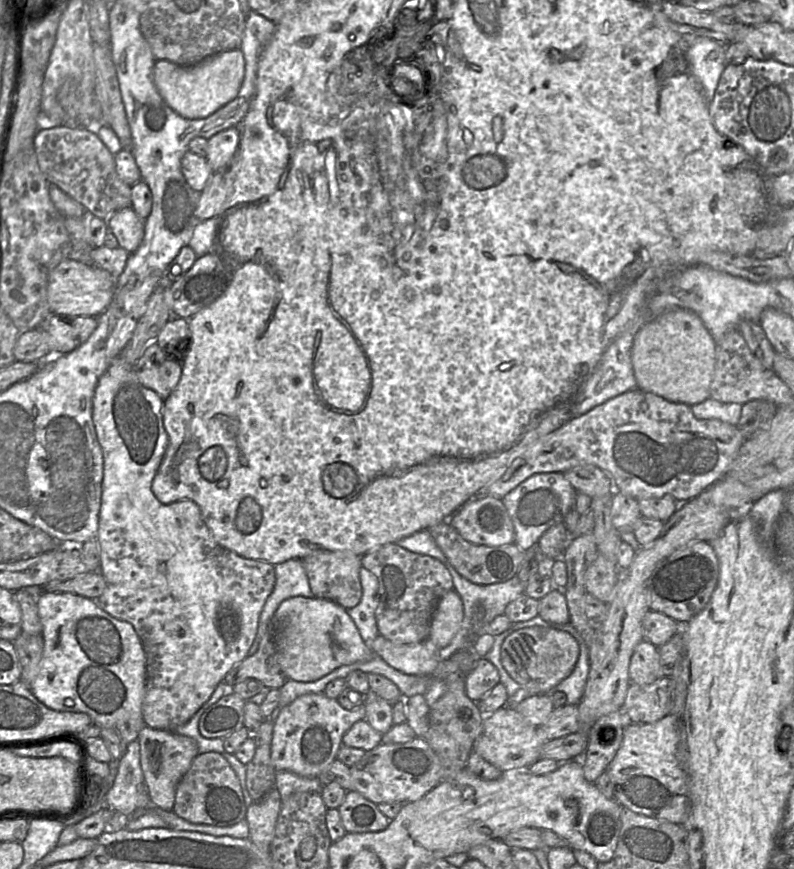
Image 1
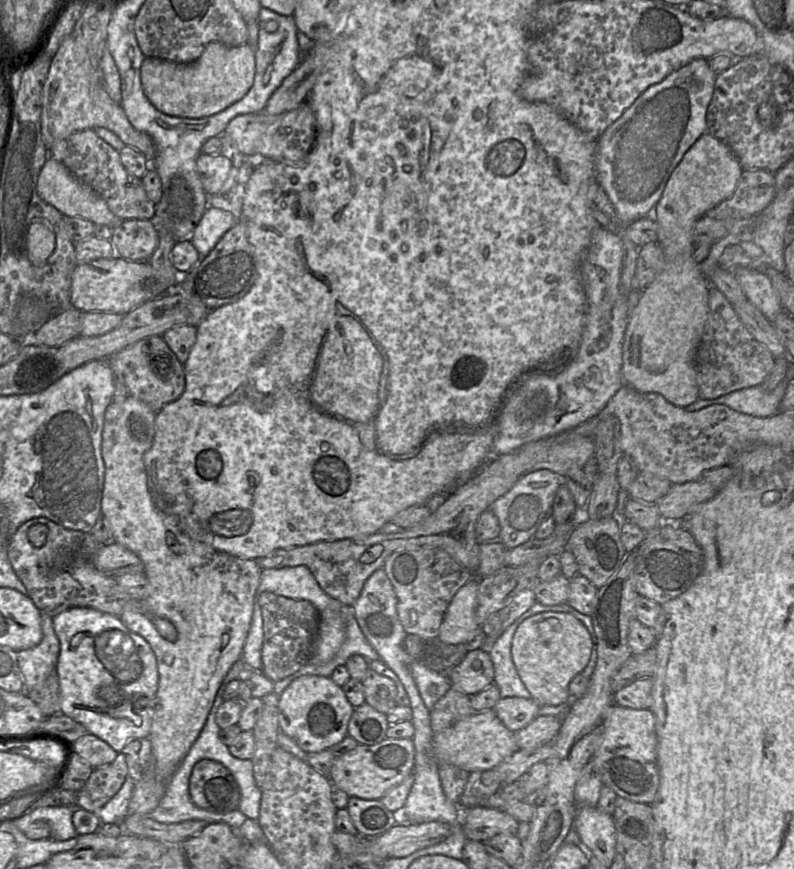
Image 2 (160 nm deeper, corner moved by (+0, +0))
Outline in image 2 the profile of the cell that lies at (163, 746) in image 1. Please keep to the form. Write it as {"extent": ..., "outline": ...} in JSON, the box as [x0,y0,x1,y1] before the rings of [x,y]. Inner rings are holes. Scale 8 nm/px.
{"extent":[52,607,158,752],"outline":[[[87,607],[67,609],[52,618],[60,649],[56,673],[60,686],[60,711],[120,752],[129,740],[149,737],[152,708],[158,688],[155,655],[140,635],[126,628],[118,617]]]}

